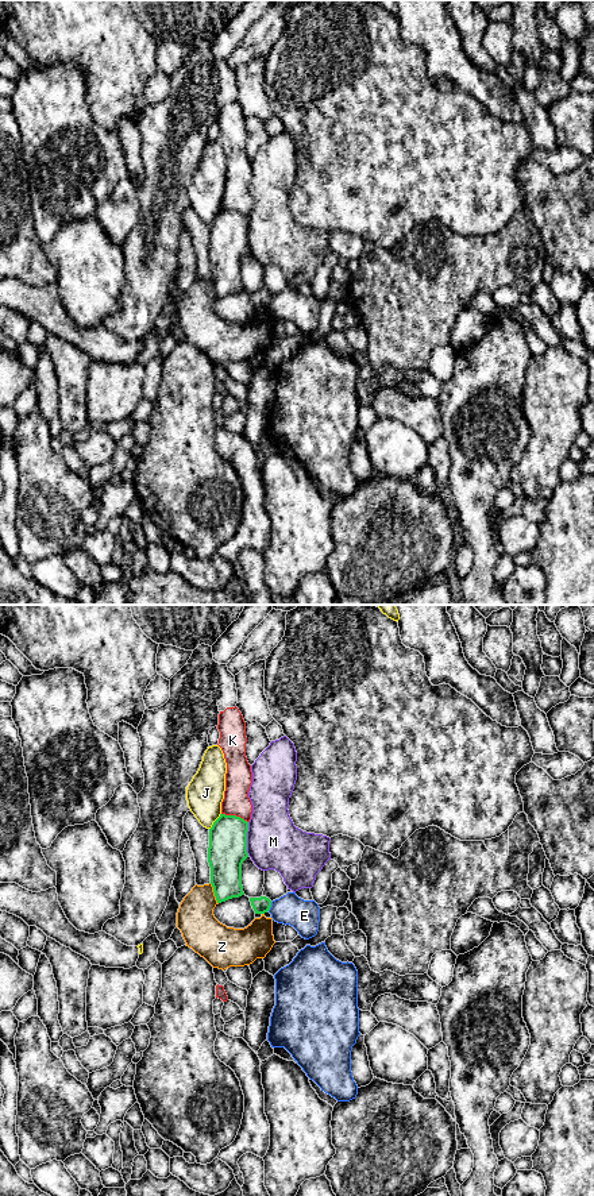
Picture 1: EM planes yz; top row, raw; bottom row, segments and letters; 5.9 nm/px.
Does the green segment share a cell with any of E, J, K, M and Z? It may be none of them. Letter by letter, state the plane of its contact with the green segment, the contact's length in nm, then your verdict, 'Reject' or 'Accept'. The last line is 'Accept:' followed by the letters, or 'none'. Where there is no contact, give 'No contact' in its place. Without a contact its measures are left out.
E: Touches green in yz. Shared border 60 nm. Reject
J: Touches green in yz. Shared border 120 nm. Reject
K: Touches green in yz. Shared border 170 nm. Reject
M: Touches green in yz. Shared border 200 nm. Reject
Z: Touches green in yz. Shared border 140 nm. Reject
Accept: none

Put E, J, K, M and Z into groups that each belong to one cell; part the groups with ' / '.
E / J / K / M / Z

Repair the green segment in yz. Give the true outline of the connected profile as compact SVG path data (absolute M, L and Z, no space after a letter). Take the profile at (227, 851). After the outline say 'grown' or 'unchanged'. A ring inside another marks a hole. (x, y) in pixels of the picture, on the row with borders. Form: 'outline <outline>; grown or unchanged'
outline M220 814L209 829L208 863L217 903L244 895L242 864L247 853L248 822Z; unchanged

